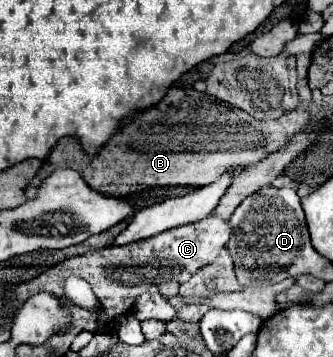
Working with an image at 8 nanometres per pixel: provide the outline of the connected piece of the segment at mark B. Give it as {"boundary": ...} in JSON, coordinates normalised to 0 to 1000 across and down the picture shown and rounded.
{"boundary":[[[895,148],[889,160],[901,294],[895,305],[853,317],[841,333],[769,339],[727,305],[667,289],[637,266],[601,261],[589,249],[553,255],[523,244],[474,294],[450,300],[450,311],[426,311],[390,333],[282,445],[246,423],[234,395],[180,389],[180,401],[162,412],[114,479],[108,501],[78,524],[78,552],[102,557],[132,496],[150,496],[150,485],[168,479],[186,457],[234,457],[234,485],[258,501],[258,513],[282,535],[324,546],[390,546],[450,524],[607,524],[631,507],[649,507],[667,485],[679,485],[679,473],[721,485],[727,473],[769,462],[775,451],[799,445],[799,434],[841,423],[865,395],[877,395],[883,378],[937,367],[943,356],[943,333],[931,328],[931,244],[919,232],[937,154]]]}

